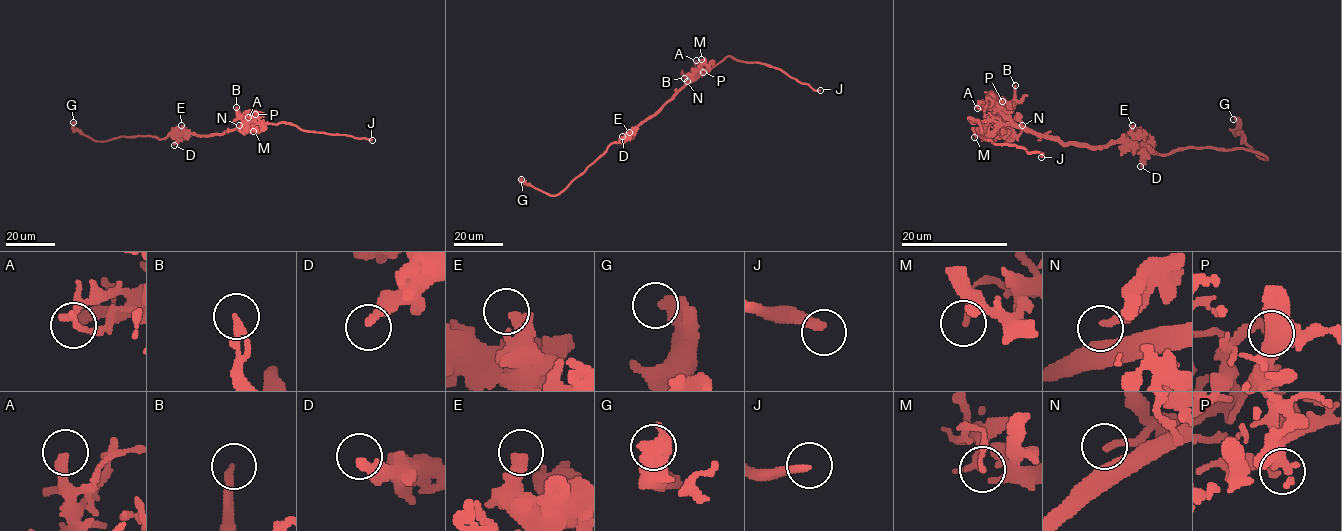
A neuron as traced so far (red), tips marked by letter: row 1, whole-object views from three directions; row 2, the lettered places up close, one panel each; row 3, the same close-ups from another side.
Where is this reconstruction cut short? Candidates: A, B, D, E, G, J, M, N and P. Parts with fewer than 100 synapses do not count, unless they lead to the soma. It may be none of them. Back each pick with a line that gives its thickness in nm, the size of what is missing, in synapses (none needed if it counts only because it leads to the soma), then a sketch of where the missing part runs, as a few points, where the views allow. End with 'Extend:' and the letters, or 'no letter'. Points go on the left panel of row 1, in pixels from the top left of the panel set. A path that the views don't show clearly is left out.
J: calibre 260 nm; course (372, 140), (399, 148)
Extend: J

